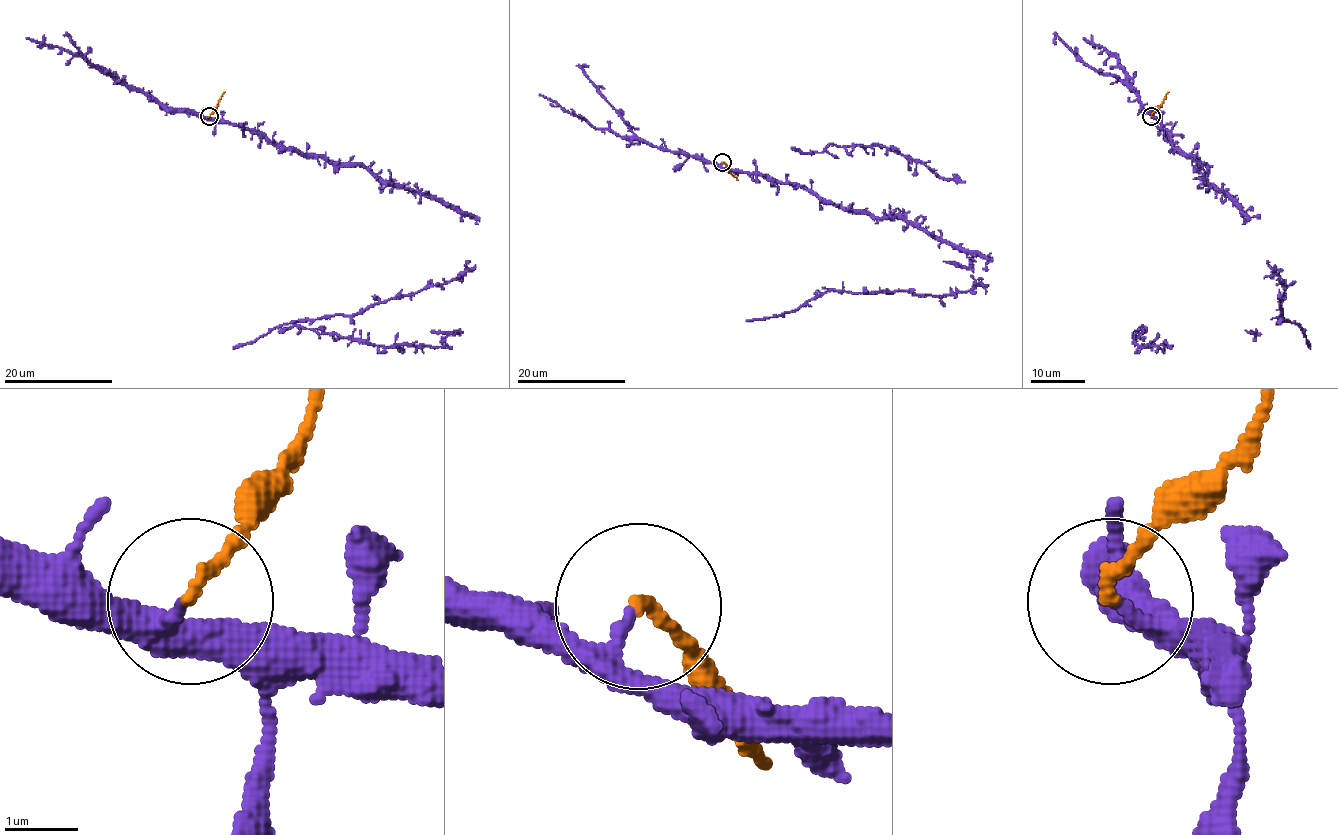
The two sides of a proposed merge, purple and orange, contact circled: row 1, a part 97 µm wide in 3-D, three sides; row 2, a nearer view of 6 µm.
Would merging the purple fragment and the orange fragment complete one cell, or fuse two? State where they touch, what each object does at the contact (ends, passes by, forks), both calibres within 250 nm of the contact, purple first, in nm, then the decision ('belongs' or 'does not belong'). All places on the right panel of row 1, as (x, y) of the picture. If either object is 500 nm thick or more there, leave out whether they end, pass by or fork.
(1151, 116) | purple passes by | orange ends | 160/160 nm | does not belong

